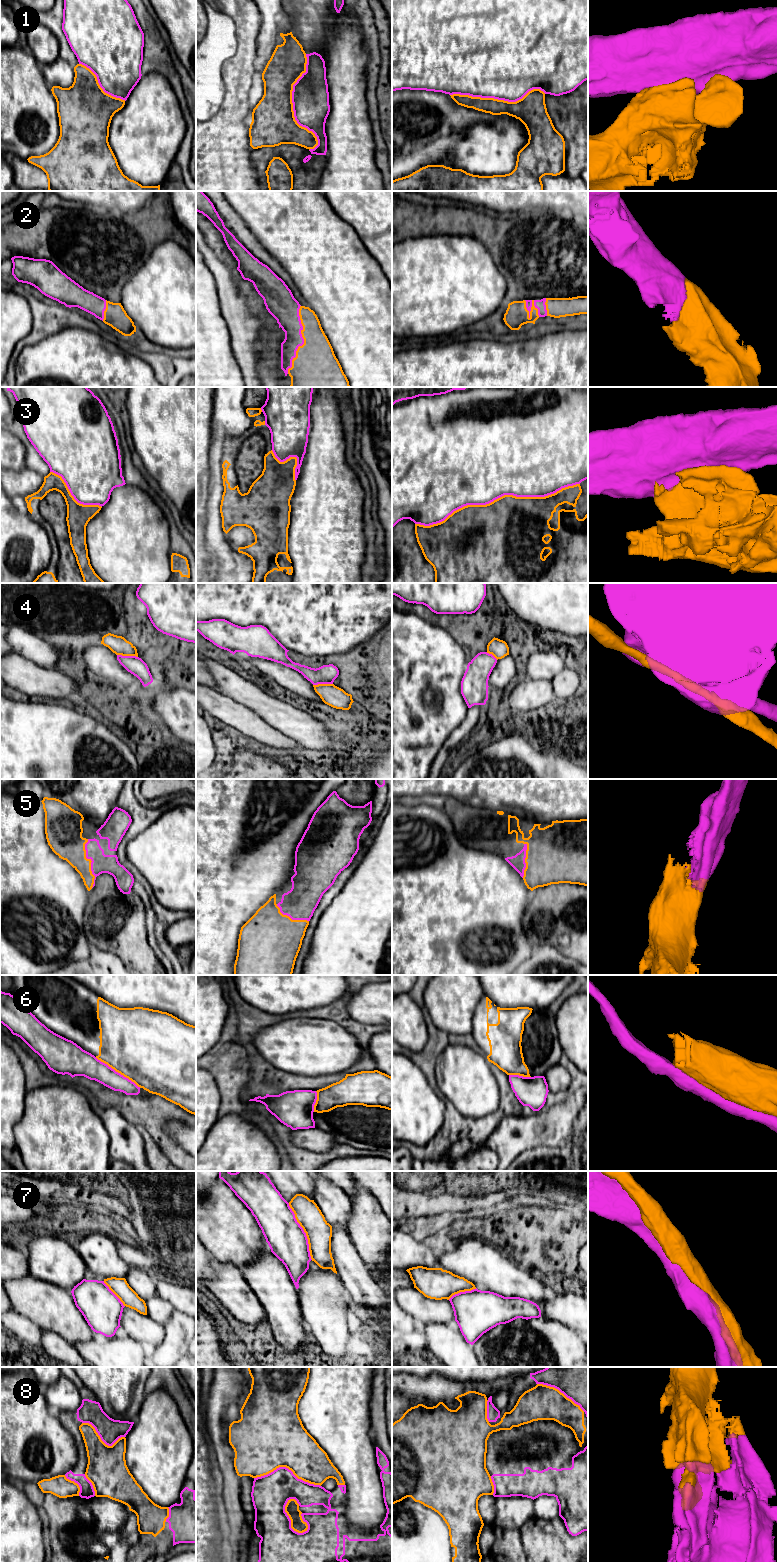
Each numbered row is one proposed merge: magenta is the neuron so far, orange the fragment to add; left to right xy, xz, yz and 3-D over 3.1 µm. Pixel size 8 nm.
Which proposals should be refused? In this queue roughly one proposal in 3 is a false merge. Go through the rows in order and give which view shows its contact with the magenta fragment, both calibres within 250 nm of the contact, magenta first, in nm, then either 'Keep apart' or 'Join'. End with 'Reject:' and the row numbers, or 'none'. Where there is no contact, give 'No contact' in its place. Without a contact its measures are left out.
1: Touches magenta in xz. Thickness 300 nm (magenta) against 360 nm. Keep apart
2: Touches magenta in xz. Thickness 190 nm (magenta) against 380 nm. Join
3: Touches magenta in yz. Thickness 500 nm (magenta) against 480 nm. Keep apart
4: Touches magenta in xy. Thickness 140 nm (magenta) against 150 nm. Keep apart
5: Touches magenta in xy. Thickness 160 nm (magenta) against 260 nm. Join
6: Touches magenta in xy. Thickness 190 nm (magenta) against 500 nm. Keep apart
7: Touches magenta in xz. Thickness 300 nm (magenta) against 200 nm. Keep apart
8: Touches magenta in xz. Thickness 360 nm (magenta) against 110 nm. Join
Reject: 1, 3, 4, 6, 7

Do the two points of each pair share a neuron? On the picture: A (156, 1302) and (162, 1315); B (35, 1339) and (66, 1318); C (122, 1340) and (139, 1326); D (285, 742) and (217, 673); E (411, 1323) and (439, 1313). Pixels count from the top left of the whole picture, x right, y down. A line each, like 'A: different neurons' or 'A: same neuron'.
A: same neuron
B: different neurons
C: different neurons
D: different neurons
E: different neurons

